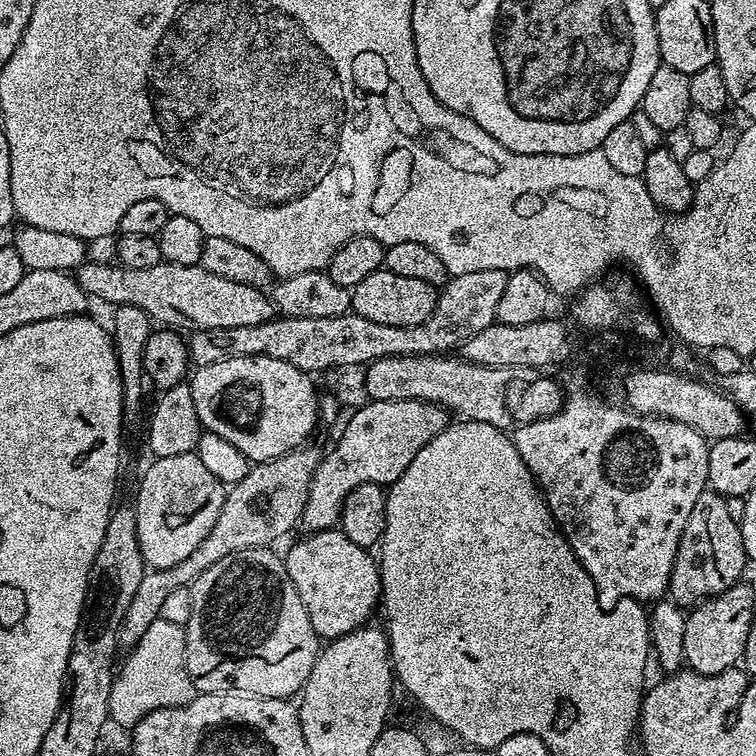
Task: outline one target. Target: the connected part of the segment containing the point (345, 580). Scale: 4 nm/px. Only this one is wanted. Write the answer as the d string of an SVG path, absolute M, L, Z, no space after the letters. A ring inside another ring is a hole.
M339 527L328 528L325 532L314 532L305 535L305 540L300 540L288 556L283 557L286 570L290 574L290 582L294 582L294 590L298 590L298 598L302 598L302 606L306 606L306 614L310 614L310 622L314 630L325 641L331 642L338 636L345 636L354 630L365 627L372 616L372 611L377 611L381 603L380 570L373 553L369 549L350 542L346 534Z

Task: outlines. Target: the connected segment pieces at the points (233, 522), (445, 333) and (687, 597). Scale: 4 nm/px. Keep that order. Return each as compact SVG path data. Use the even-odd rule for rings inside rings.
M301 446L273 460L263 461L262 466L249 467L246 478L227 489L218 522L214 522L210 534L198 542L198 550L182 558L182 562L173 568L145 571L138 590L134 590L134 598L130 598L130 606L126 606L126 618L120 623L118 644L121 649L131 650L148 627L160 619L162 601L170 595L170 590L191 586L210 566L214 566L214 562L226 558L226 554L275 545L275 540L282 539L292 527L300 524L300 515L322 455L321 449L312 447Z
M470 270L466 274L451 277L443 288L439 289L436 305L426 318L426 322L418 322L418 326L382 326L382 322L370 322L370 318L362 318L355 314L335 316L334 318L294 318L280 316L262 322L258 326L230 326L227 330L202 330L192 332L187 337L188 352L191 363L196 366L214 366L214 362L226 362L230 358L246 358L247 356L265 356L278 358L282 362L290 362L290 366L298 366L298 370L309 374L337 370L344 364L369 365L373 360L390 358L391 356L434 356L448 354L464 343L478 330L486 330L486 326L497 323L496 311L502 298L502 290L506 290L509 273L502 270Z
M706 490L694 502L686 530L678 542L678 554L674 558L672 577L668 583L667 595L673 604L691 610L703 600L730 590L741 579L746 557L740 525L731 517L727 499L717 492Z

